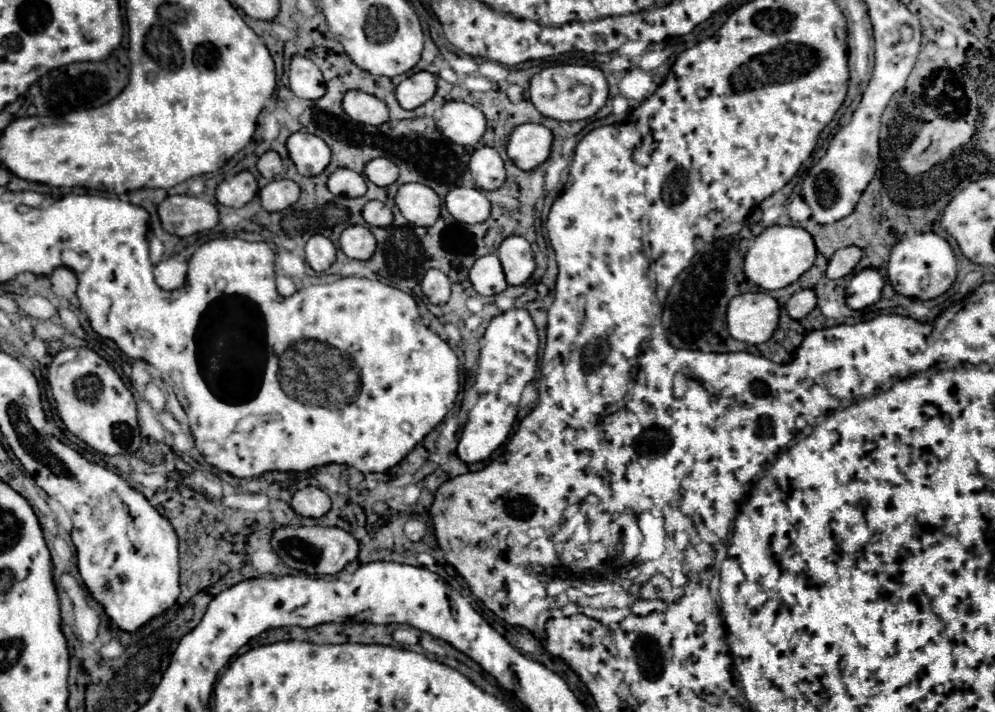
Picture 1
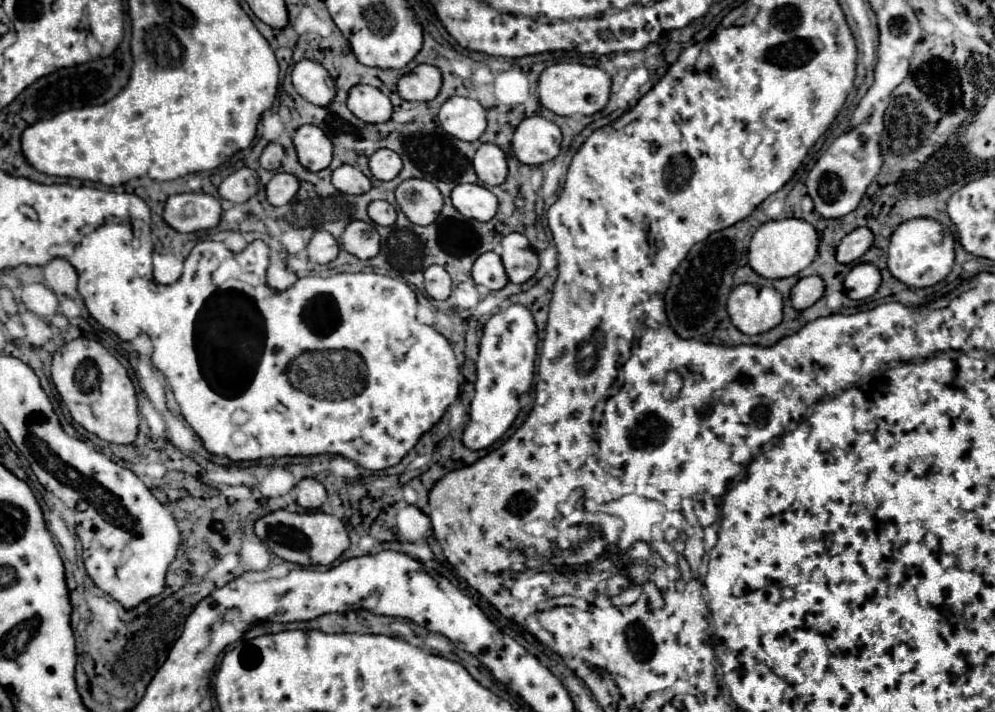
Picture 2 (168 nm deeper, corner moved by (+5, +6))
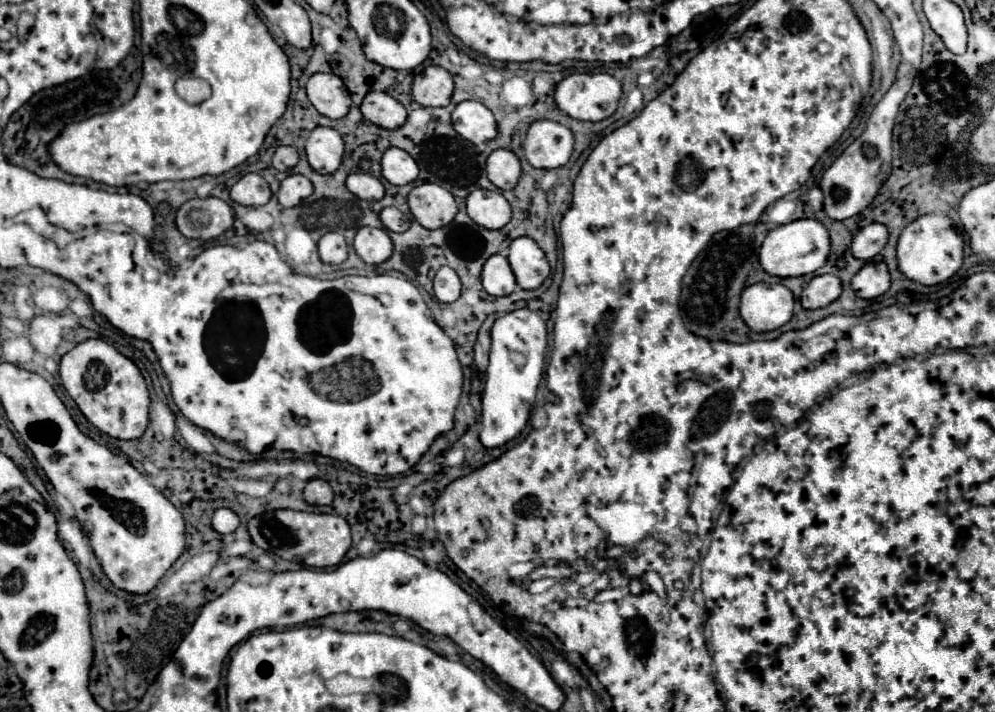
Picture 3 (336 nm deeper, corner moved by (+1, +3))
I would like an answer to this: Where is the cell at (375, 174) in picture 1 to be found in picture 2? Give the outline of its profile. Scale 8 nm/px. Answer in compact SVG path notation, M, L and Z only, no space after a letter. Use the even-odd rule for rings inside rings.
M377 150L369 158L369 170L377 180L393 180L401 172L401 158L393 150Z

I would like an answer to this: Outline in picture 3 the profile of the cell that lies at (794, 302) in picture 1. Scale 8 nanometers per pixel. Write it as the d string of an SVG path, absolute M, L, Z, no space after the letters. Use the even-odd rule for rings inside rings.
M817 275L801 295L805 309L819 309L833 303L841 295L841 279L837 275Z

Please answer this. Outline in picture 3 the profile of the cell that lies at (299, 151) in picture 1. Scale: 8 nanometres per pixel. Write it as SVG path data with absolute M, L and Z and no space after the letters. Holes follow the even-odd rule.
M315 127L307 139L305 151L309 165L317 173L335 173L343 159L343 137L331 127Z

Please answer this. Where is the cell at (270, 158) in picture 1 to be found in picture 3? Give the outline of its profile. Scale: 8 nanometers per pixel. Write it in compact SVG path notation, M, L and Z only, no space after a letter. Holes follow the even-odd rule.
M277 147L275 155L273 155L273 167L277 171L287 171L291 167L295 167L299 161L299 153L295 147Z

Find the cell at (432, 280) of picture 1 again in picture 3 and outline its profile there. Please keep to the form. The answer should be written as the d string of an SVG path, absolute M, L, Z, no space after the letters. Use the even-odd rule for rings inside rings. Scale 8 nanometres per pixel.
M451 267L439 269L437 275L435 275L435 279L433 279L433 289L435 289L435 297L441 303L453 303L453 301L457 301L459 295L461 295L459 275Z

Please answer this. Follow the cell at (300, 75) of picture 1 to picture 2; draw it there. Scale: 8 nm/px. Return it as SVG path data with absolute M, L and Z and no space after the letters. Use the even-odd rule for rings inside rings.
M299 60L291 72L291 82L299 96L317 106L327 106L335 96L335 82L329 72L313 60Z

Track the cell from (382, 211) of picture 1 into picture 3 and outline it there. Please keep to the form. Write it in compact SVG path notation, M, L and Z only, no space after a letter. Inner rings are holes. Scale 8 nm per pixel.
M385 207L381 211L381 221L383 225L389 229L389 231L397 231L397 233L403 233L409 229L409 219L395 207Z

